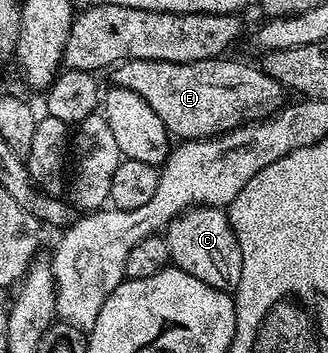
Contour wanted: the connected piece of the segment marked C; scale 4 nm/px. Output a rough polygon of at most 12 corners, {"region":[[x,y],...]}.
{"region":[[193,205],[166,236],[175,268],[236,290],[242,251],[223,208]]}

